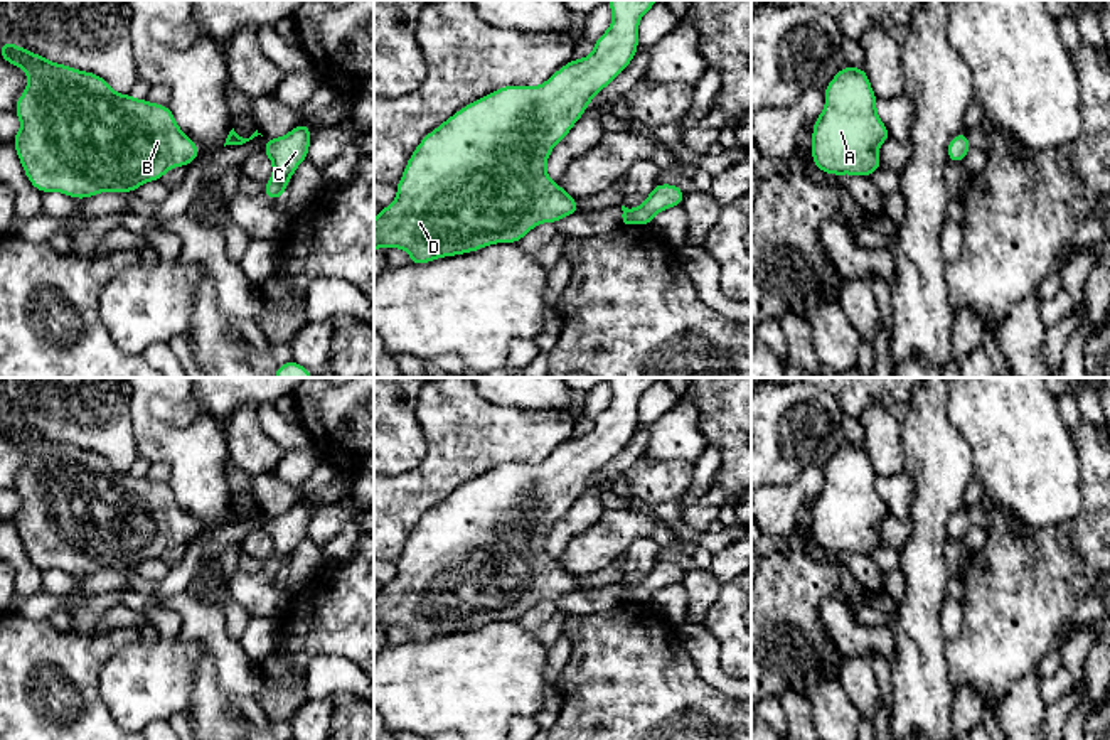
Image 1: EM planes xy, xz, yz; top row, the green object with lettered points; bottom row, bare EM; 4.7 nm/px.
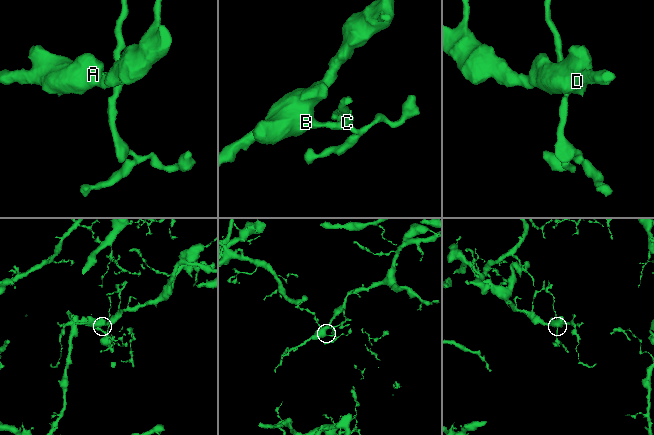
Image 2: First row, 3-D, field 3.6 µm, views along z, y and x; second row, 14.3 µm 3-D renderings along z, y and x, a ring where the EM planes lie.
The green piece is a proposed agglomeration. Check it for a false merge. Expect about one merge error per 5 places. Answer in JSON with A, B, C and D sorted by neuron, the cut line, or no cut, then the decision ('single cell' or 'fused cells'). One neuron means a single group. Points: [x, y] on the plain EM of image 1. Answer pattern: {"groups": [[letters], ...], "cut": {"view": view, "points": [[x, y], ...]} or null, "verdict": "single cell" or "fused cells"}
{"groups": [["A", "B", "C", "D"]], "cut": null, "verdict": "single cell"}

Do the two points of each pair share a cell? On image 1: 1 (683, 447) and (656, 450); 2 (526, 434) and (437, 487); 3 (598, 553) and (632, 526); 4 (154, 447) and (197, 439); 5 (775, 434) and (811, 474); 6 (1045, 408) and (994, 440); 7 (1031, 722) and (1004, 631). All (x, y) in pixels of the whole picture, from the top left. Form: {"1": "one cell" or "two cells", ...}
{"1": "one cell", "2": "one cell", "3": "one cell", "4": "one cell", "5": "two cells", "6": "one cell", "7": "two cells"}

